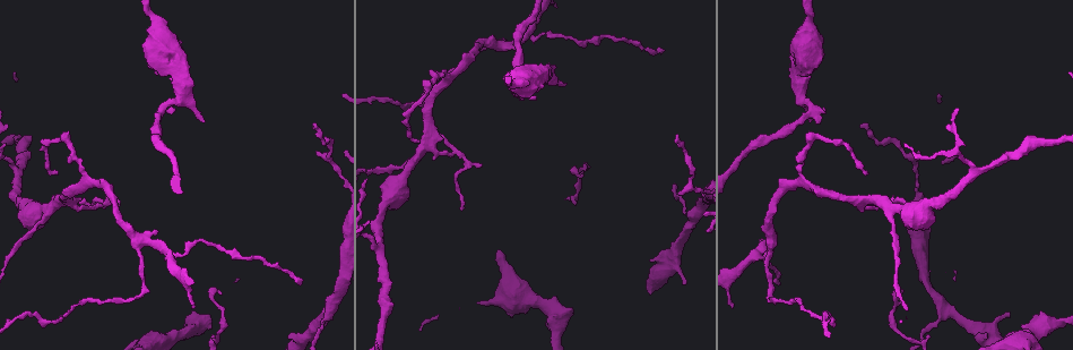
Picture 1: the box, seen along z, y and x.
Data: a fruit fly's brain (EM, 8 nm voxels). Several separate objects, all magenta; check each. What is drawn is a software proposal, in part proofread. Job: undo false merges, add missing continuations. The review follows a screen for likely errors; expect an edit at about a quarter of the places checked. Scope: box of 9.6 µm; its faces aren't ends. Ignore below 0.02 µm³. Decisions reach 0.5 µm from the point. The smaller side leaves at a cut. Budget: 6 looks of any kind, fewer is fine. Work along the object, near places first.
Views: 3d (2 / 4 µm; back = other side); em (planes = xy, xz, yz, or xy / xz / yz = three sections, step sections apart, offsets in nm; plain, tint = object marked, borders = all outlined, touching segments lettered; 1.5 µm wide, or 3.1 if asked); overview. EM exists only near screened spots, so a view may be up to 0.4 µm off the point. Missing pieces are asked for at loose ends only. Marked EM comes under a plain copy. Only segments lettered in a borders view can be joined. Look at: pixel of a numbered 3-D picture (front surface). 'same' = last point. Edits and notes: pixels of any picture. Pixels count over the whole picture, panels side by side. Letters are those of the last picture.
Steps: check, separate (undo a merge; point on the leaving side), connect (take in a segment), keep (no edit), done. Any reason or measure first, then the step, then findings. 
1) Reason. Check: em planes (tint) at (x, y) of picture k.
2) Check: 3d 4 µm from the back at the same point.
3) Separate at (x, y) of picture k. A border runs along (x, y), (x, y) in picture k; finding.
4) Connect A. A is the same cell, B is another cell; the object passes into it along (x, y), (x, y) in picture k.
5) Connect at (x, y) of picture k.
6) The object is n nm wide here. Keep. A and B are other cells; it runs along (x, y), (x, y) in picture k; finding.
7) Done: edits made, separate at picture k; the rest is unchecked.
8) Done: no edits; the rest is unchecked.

An open end. Check: em xz step 8 (borders) at (314, 126) of picture 1.

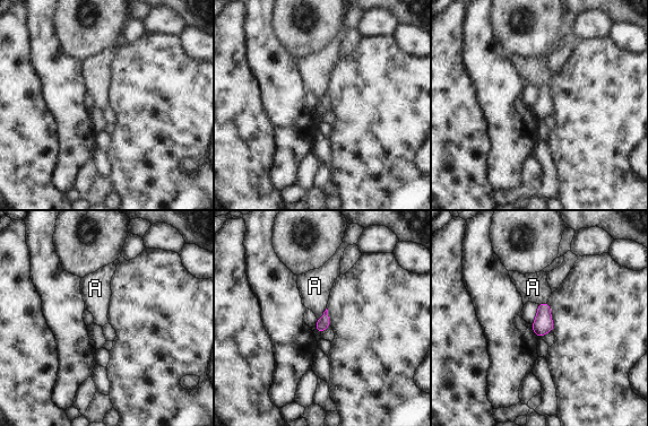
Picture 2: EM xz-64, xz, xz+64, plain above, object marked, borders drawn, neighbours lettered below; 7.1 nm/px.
Check: em planes (borders) at the same point.

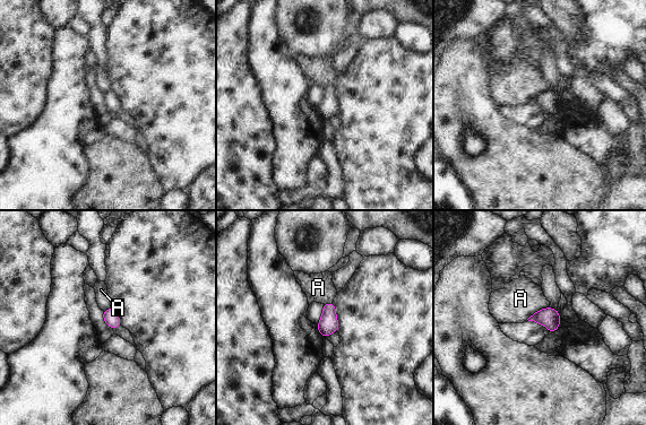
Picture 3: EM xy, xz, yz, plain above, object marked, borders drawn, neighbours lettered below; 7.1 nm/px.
Keep. A is another cell; a border runs along (548, 306), (535, 311), (526, 319) in picture 3; no lettered segment goes on from it.

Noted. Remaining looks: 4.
A fork. Check: em yz step 4 (borders) at (529, 32) of picture 1.

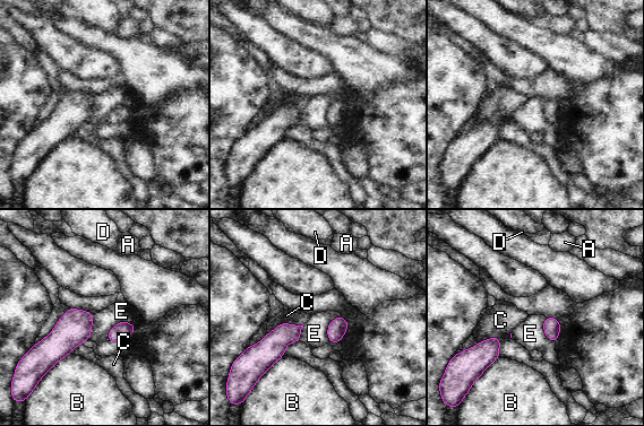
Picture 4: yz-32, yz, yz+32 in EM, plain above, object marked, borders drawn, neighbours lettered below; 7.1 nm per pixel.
The longest contact is with B, 260 nm. Keep. A, B, C, D and E are other cells; a border runs along (136, 325), (119, 321), (108, 340) in picture 4; continuous, no second neuron.

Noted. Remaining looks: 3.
Long arm stops here. Check: 3d 4 µm at (54, 173) of picture 1.

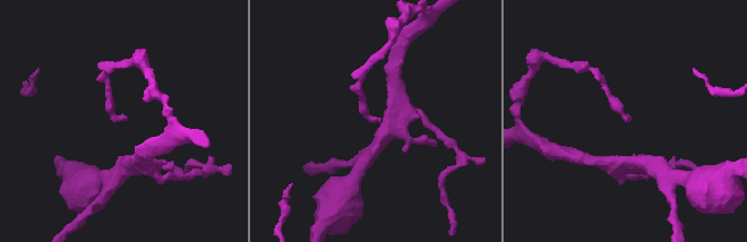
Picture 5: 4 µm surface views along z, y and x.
Now the EM. Check: em planes (tint) at (127, 119) of picture 5.

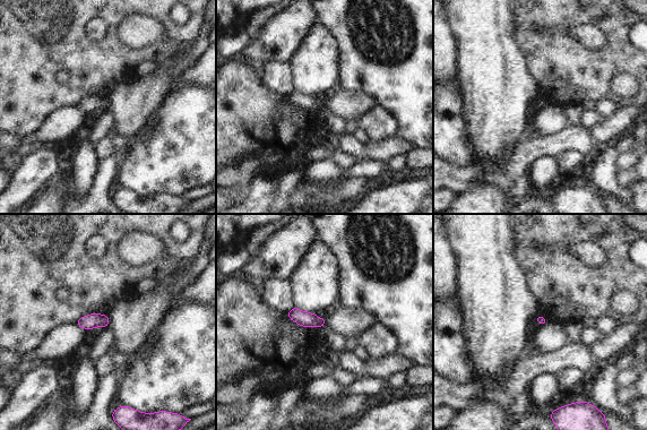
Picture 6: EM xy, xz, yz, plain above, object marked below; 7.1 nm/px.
Check: em planes (borders) at the same point.

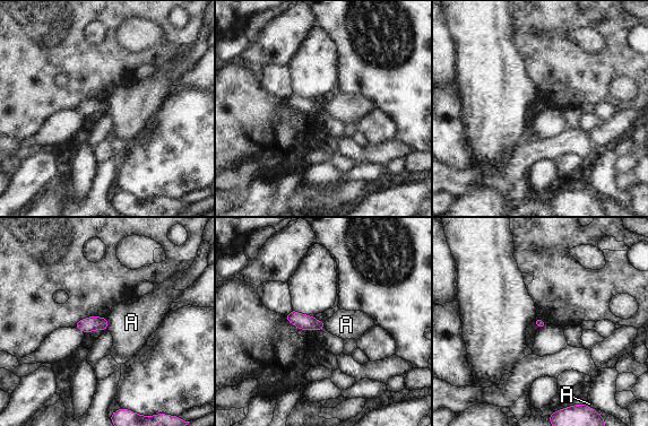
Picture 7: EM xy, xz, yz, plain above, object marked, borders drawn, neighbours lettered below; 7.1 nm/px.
Keep. A is another cell; none of them fits.

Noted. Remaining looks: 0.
Done: no edits; the rest is unchecked.

